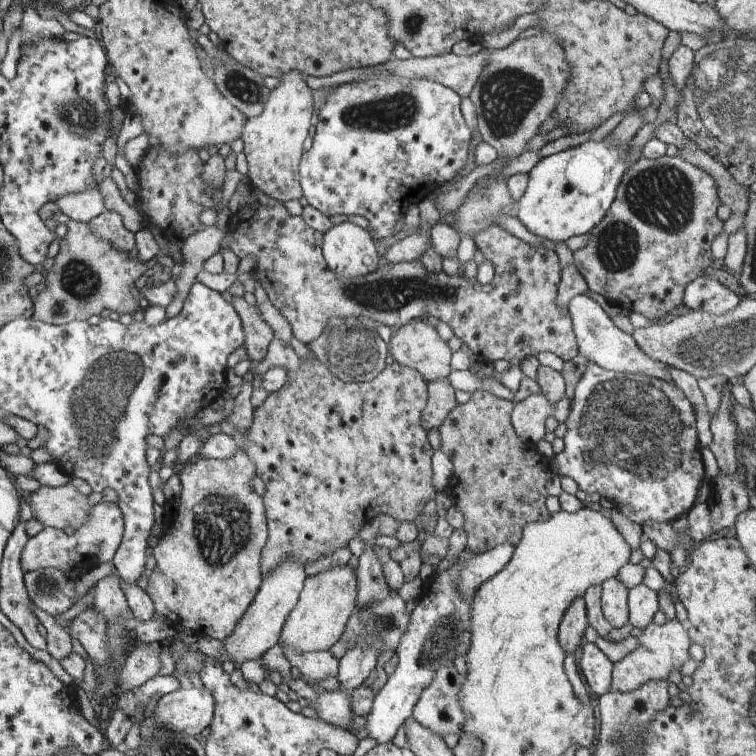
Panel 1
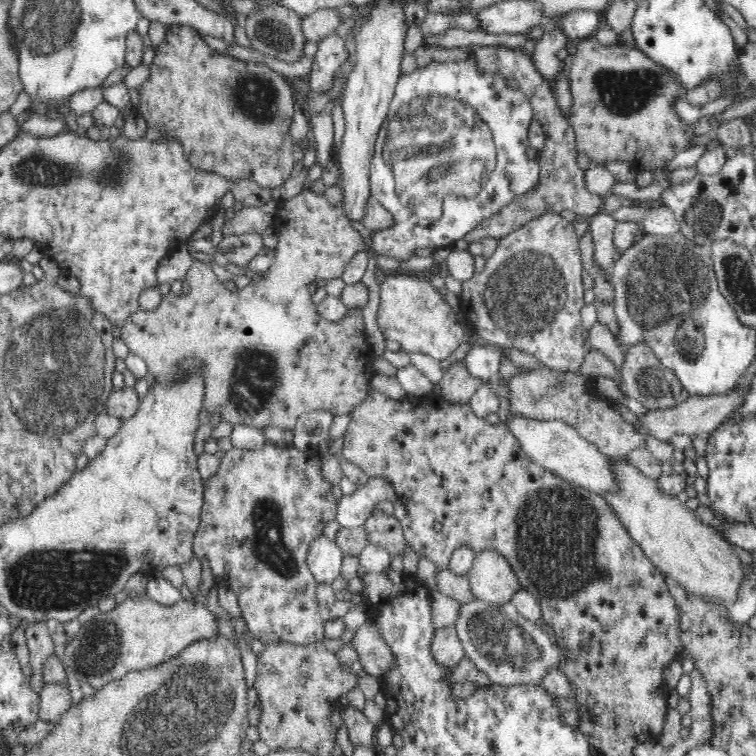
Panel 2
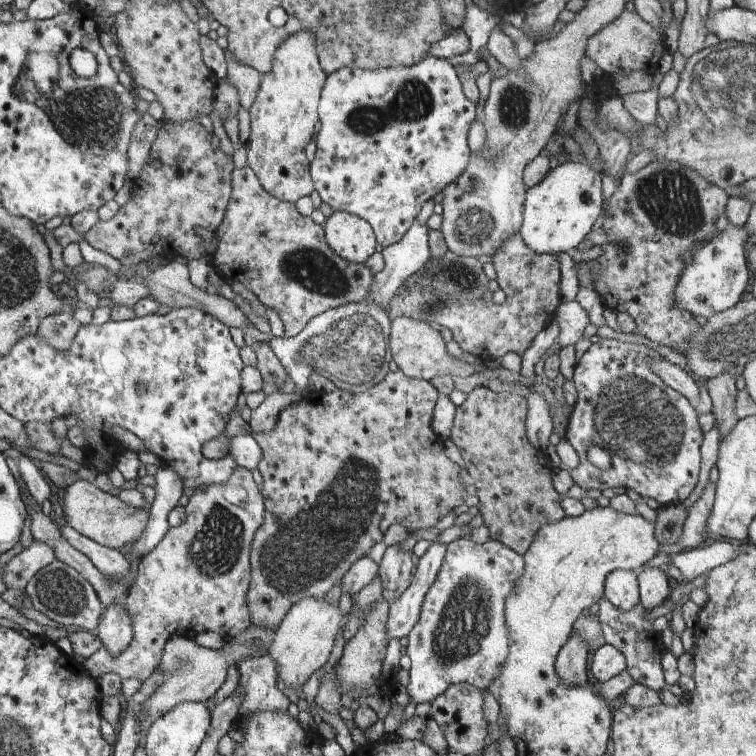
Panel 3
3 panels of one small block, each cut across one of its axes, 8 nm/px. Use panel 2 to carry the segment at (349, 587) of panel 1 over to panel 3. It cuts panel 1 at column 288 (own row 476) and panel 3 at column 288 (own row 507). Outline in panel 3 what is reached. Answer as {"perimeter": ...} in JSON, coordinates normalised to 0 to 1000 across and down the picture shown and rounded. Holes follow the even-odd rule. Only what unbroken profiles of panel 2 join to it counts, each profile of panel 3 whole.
{"perimeter":[[[406,790],[392,796],[362,833],[364,841],[354,864],[368,881],[368,897],[386,911],[399,910],[411,892],[426,886],[434,876],[447,836],[452,831],[455,812],[447,800],[434,798],[431,791]]]}

